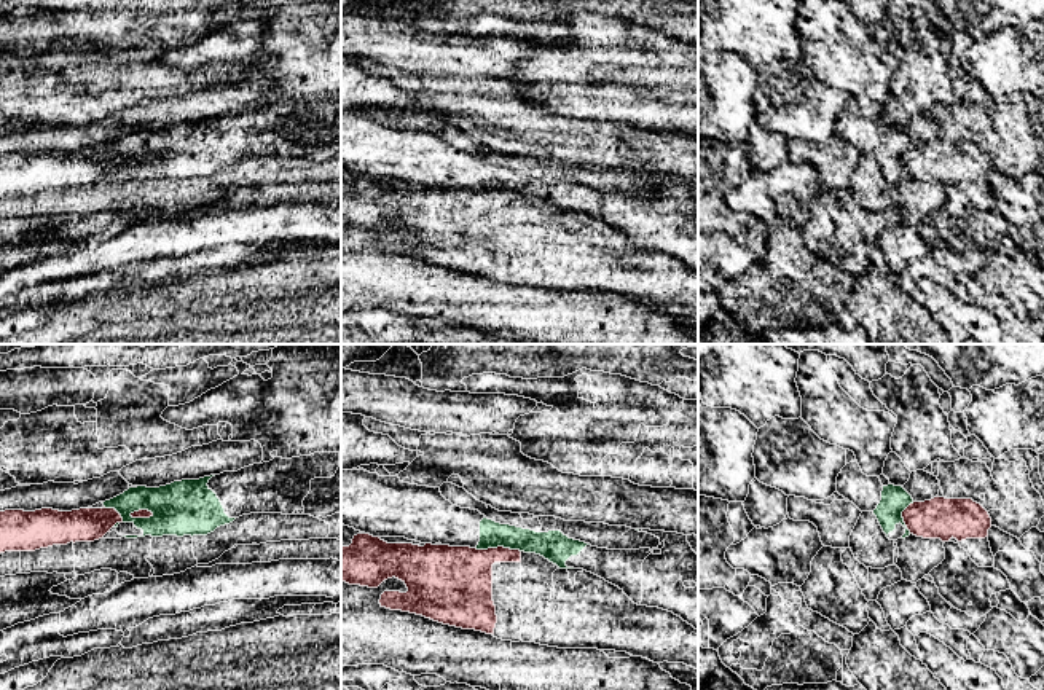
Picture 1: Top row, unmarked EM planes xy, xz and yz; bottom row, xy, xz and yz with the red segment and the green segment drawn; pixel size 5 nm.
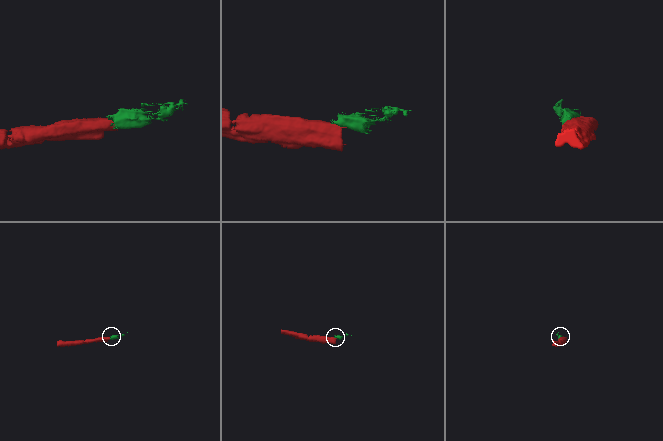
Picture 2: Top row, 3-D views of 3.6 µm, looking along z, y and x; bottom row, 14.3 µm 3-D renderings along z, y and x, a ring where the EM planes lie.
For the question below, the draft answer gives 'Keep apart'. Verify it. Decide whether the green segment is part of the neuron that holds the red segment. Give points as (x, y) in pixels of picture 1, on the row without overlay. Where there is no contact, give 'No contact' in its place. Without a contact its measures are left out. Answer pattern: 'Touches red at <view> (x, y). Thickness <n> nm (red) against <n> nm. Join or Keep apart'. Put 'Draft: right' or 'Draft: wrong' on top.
Draft: right
Touches red at xz (498, 190). Thickness 340 nm (red) against 130 nm. Keep apart

